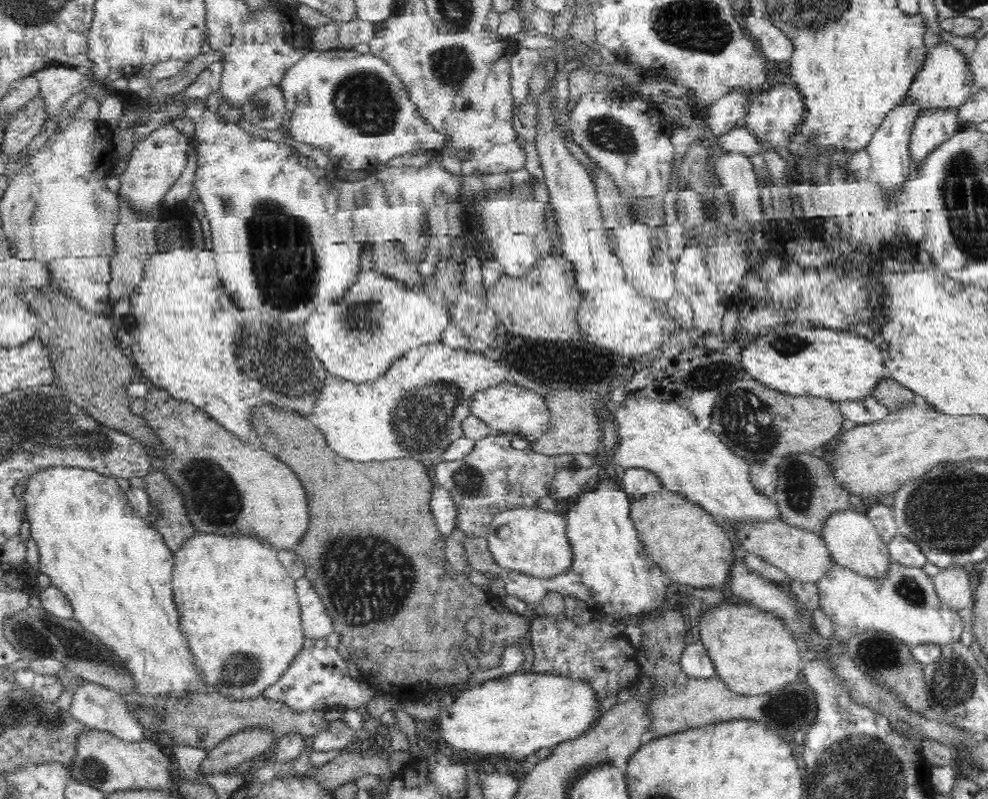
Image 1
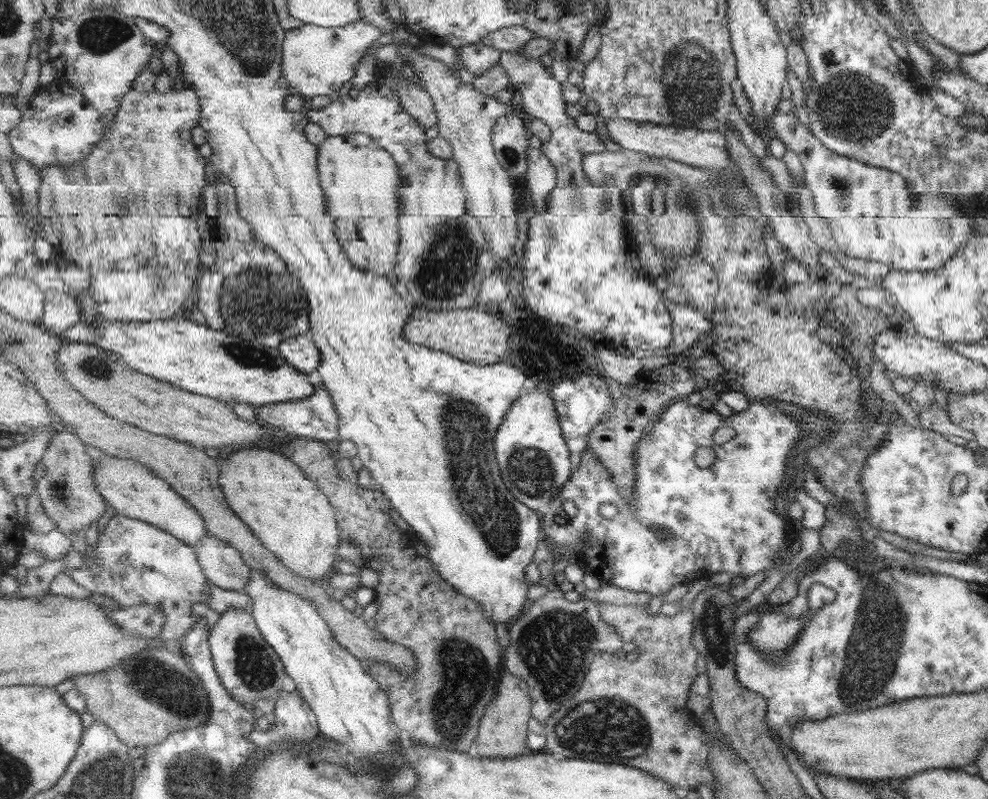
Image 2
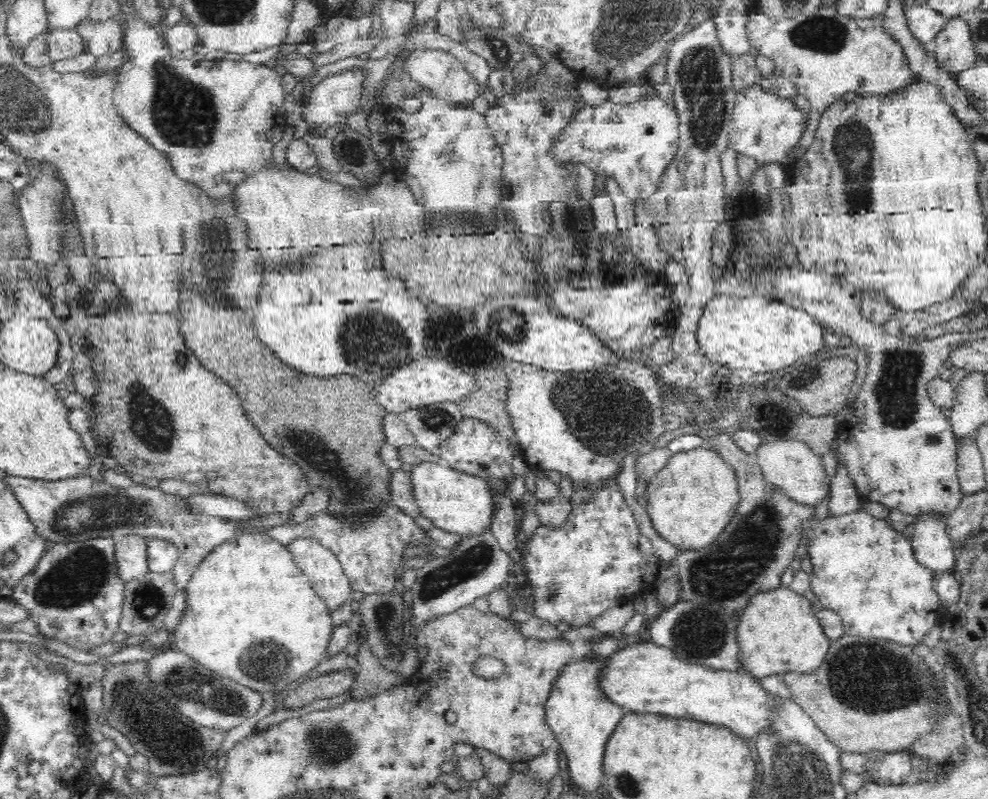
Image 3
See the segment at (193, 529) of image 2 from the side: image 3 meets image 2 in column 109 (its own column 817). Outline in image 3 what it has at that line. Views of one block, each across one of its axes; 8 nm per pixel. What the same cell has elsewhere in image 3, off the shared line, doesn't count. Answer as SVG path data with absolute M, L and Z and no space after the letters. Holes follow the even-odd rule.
M801 440L763 442L754 455L758 466L765 474L765 479L778 486L778 490L794 498L796 502L817 506L830 493L831 481L826 478L822 456L817 455L808 444Z

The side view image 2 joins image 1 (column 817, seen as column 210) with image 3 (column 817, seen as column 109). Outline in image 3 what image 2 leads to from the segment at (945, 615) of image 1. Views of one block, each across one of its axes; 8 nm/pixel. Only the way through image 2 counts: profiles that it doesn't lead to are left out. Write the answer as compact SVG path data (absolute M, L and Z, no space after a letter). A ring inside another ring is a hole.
M863 508L842 516L827 516L821 521L812 516L804 524L803 536L812 543L808 554L813 565L811 591L818 597L821 608L840 614L846 635L886 639L914 646L934 628L941 608L935 591L934 574L916 561L911 542L888 522L871 516Z

